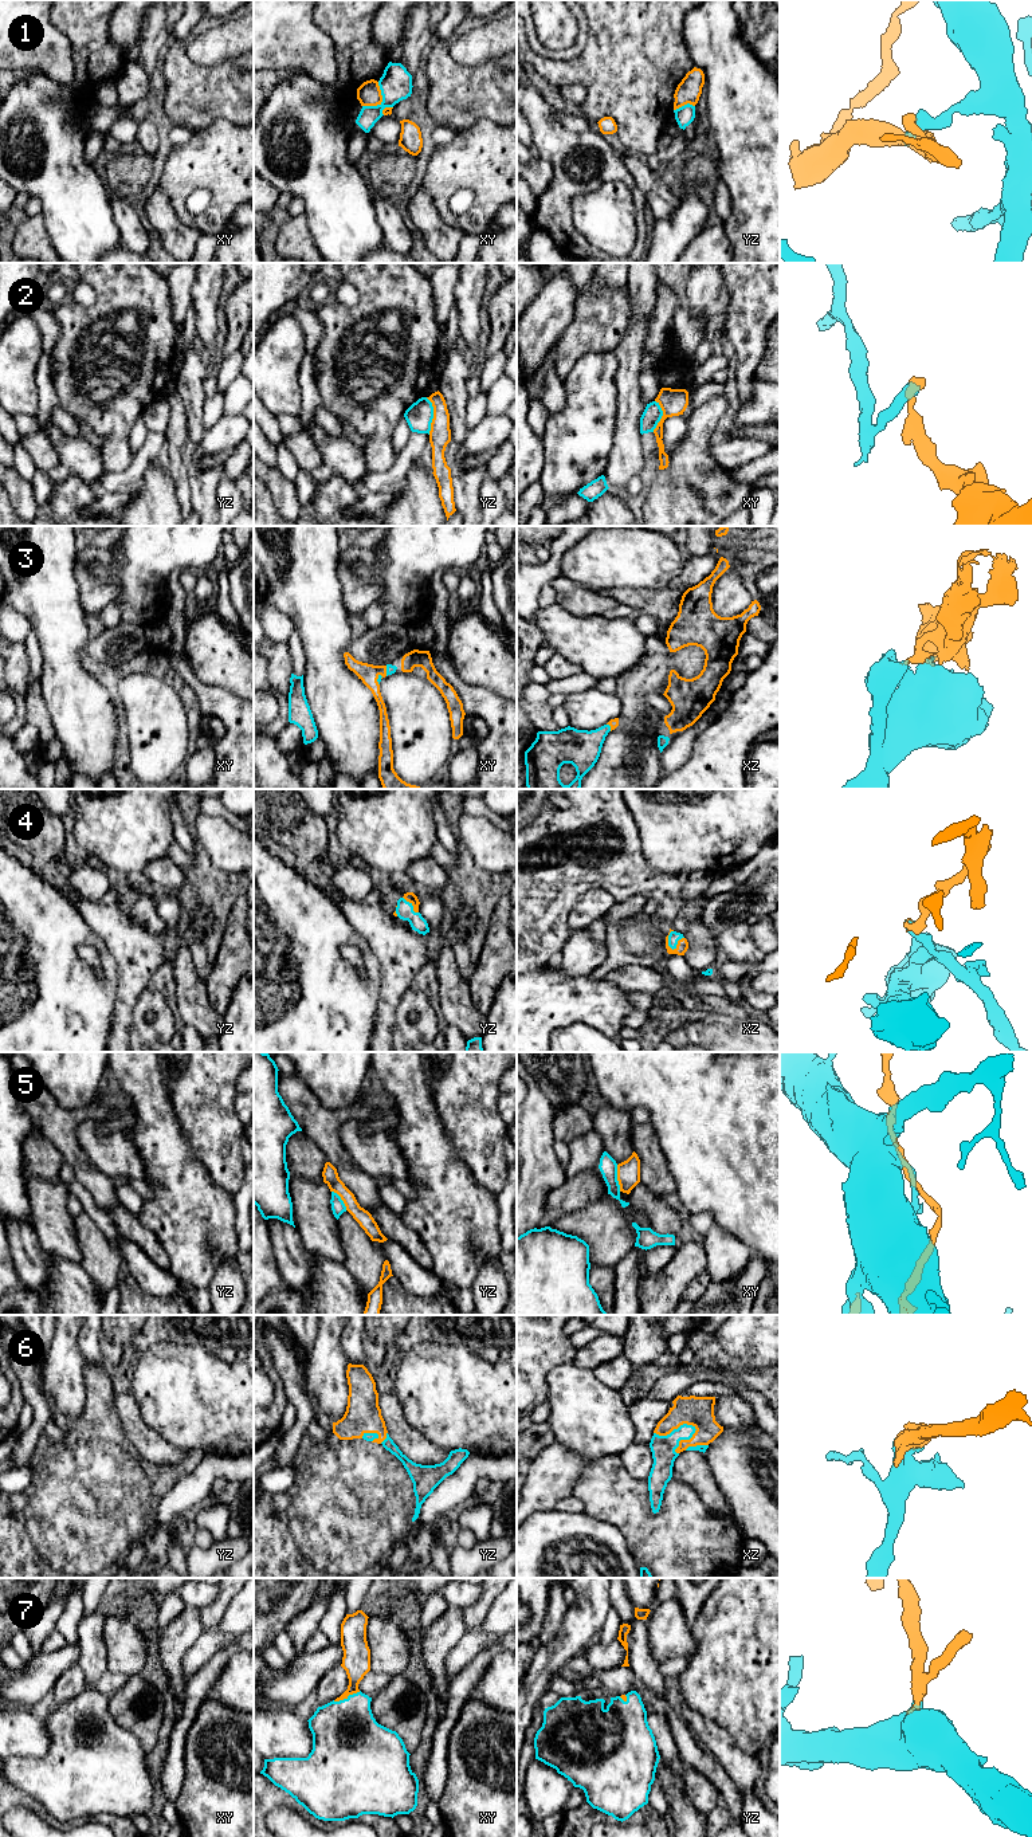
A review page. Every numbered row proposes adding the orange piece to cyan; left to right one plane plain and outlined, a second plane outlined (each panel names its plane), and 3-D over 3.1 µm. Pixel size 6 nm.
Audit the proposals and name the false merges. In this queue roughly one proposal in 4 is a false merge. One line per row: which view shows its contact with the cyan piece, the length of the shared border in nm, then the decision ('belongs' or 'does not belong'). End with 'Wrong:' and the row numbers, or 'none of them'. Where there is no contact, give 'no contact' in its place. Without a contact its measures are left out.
1: xy | 180 nm | does not belong
2: yz | 220 nm | does not belong
3: xy | 70 nm | belongs
4: xz | 130 nm | belongs
5: xy | 160 nm | does not belong
6: xz | 260 nm | belongs
7: xy | 180 nm | belongs
Wrong: 1, 2, 5

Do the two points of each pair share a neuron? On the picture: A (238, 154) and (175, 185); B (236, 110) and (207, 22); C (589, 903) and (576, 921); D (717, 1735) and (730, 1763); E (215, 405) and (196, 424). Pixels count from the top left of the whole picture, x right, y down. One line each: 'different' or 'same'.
A: same
B: same
C: same
D: same
E: different

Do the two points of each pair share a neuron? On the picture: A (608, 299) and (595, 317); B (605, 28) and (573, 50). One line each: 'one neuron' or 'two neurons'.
A: one neuron
B: two neurons

